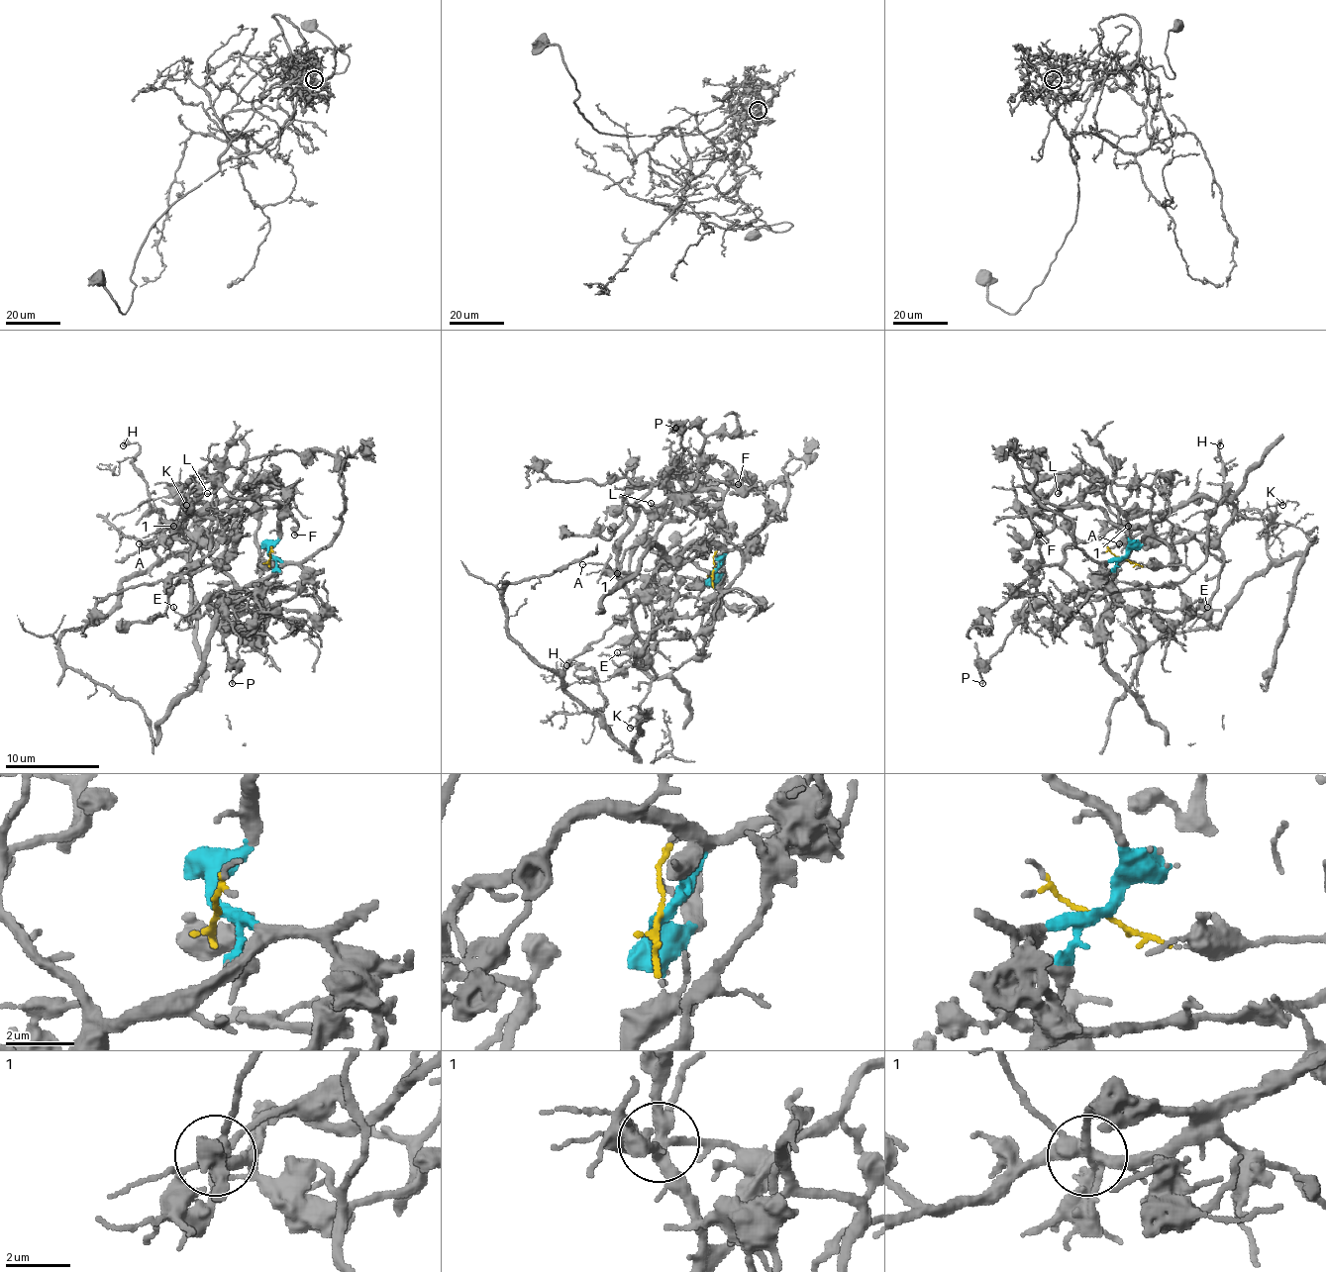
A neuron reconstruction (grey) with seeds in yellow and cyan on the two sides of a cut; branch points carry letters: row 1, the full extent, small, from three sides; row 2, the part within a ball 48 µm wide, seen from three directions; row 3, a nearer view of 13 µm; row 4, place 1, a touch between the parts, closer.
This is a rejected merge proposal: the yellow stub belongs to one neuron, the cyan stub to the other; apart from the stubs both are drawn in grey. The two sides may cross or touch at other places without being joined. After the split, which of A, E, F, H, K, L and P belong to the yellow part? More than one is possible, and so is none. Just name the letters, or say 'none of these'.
E, H, K

